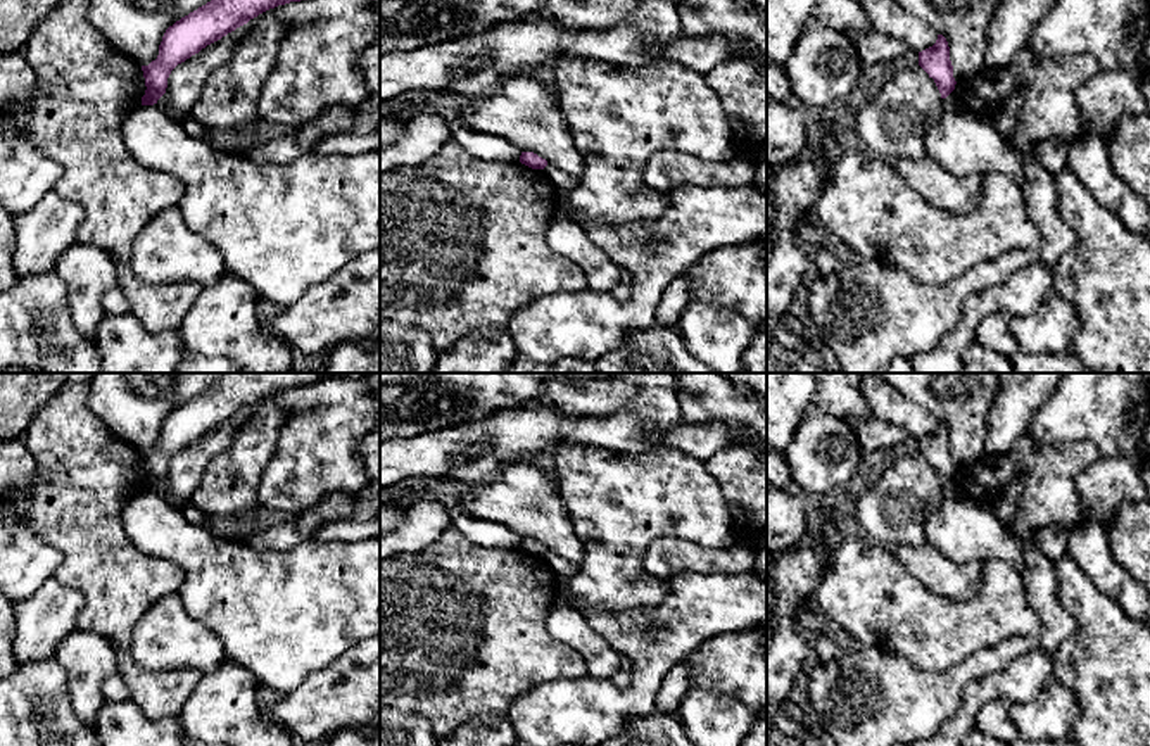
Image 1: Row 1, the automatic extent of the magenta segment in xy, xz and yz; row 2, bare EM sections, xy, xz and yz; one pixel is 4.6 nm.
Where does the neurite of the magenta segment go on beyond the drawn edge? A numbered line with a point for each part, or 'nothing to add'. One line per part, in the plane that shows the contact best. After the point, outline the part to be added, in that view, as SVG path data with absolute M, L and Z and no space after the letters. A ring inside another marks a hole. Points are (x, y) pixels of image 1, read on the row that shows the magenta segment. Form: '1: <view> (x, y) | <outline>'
nothing to add

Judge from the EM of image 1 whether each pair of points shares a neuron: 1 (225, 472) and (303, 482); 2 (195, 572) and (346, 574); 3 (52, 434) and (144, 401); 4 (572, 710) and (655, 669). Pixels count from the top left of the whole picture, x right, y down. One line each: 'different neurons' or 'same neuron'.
1: different neurons
2: same neuron
3: different neurons
4: same neuron

